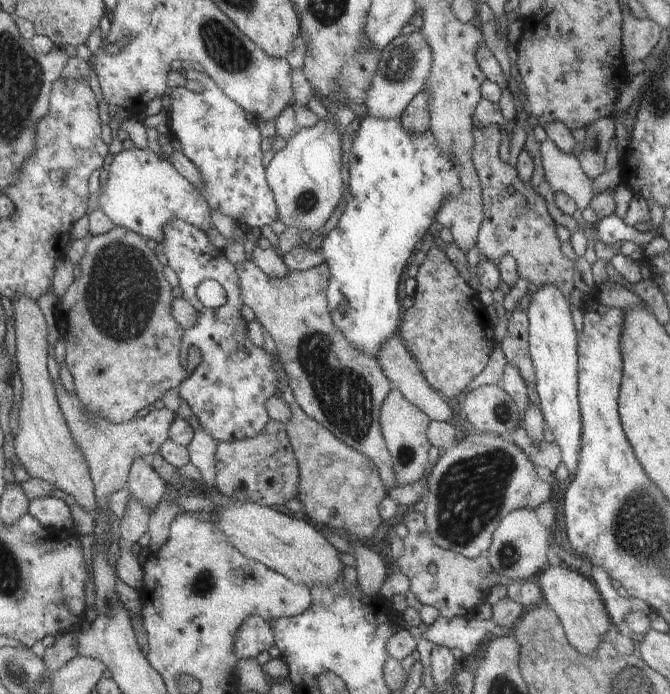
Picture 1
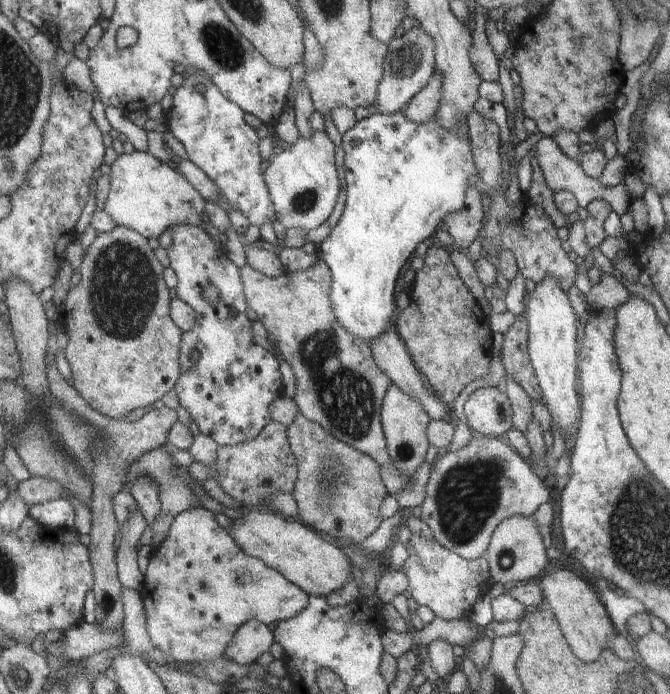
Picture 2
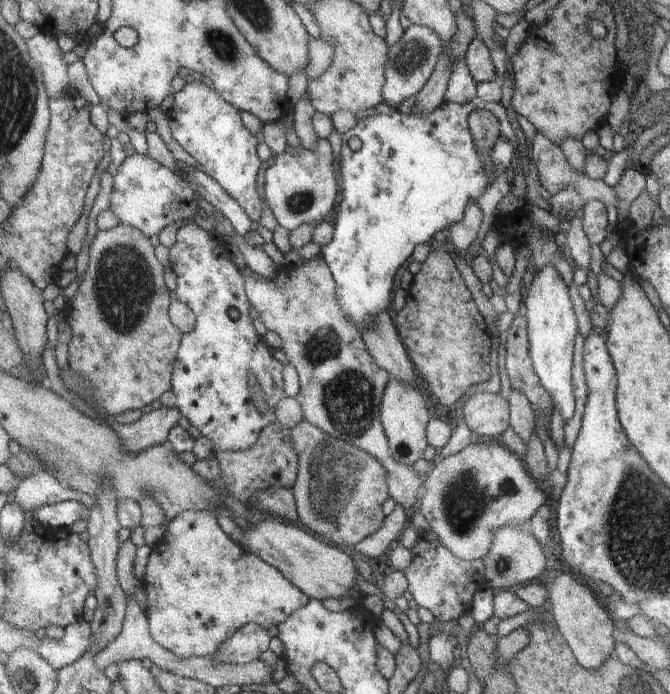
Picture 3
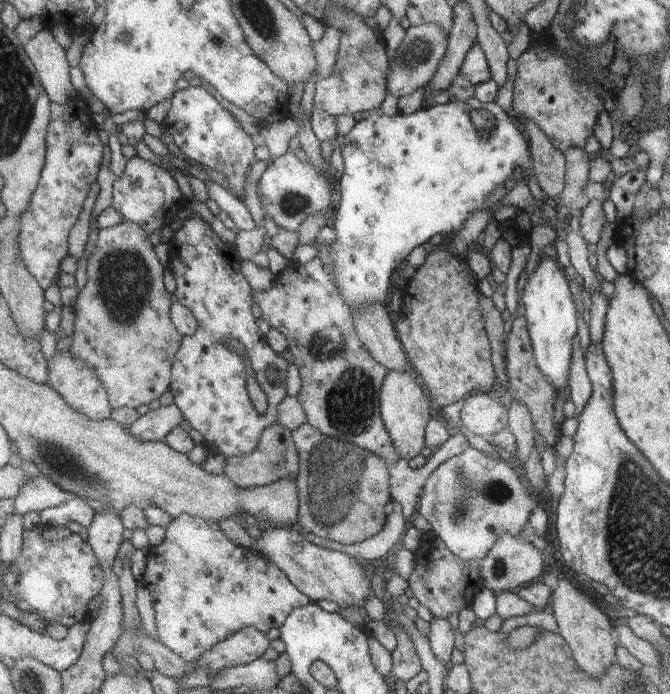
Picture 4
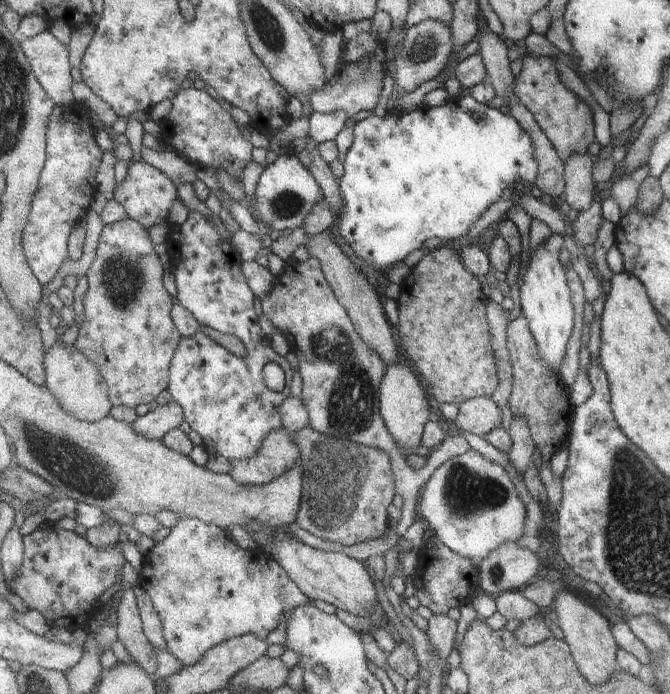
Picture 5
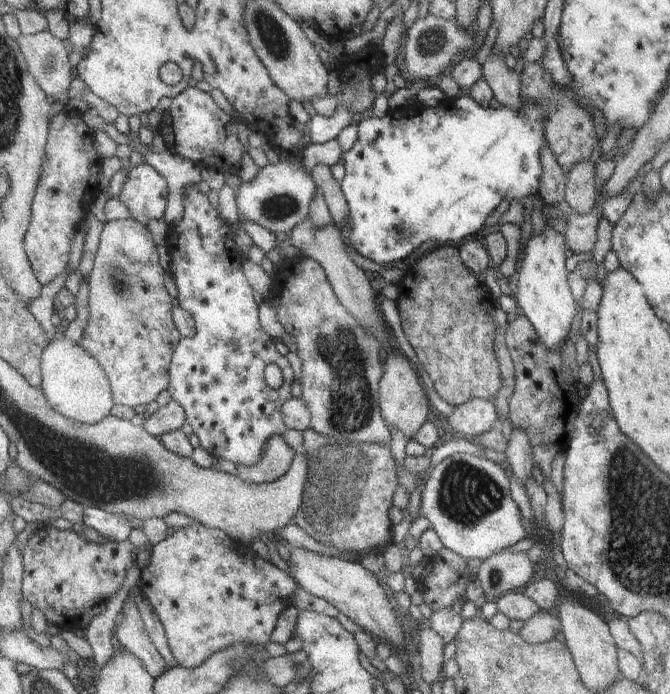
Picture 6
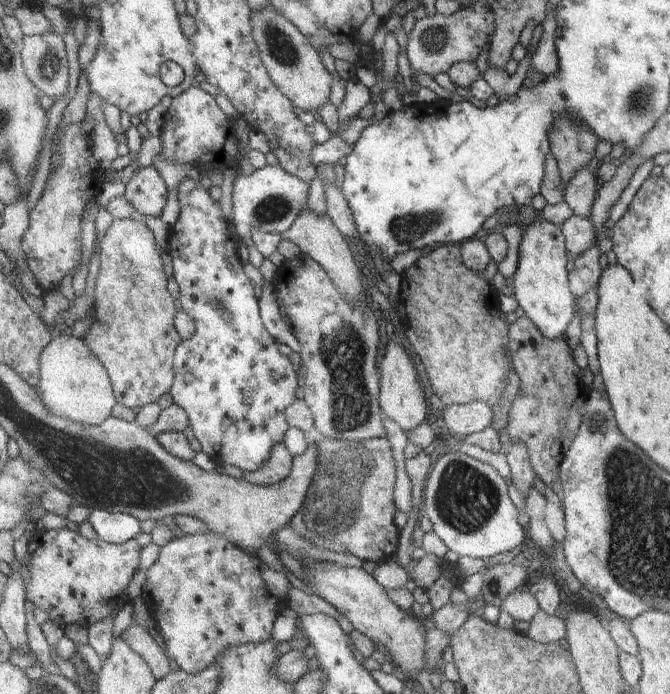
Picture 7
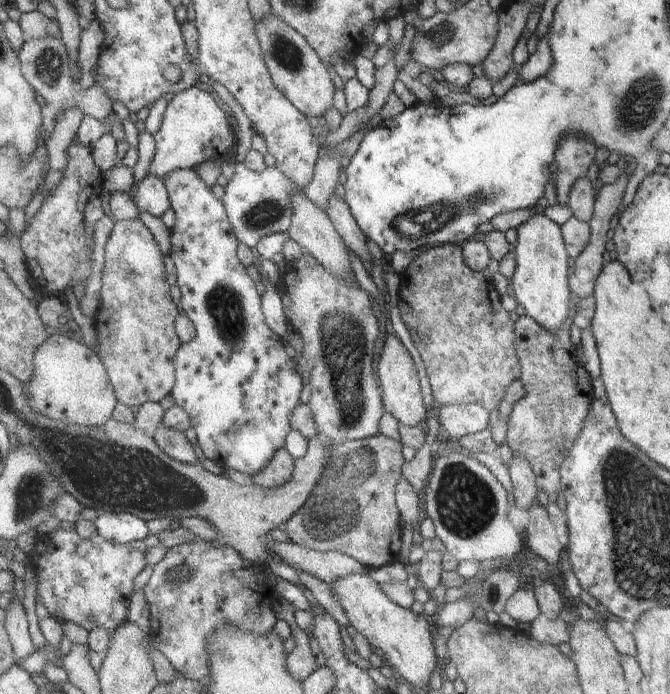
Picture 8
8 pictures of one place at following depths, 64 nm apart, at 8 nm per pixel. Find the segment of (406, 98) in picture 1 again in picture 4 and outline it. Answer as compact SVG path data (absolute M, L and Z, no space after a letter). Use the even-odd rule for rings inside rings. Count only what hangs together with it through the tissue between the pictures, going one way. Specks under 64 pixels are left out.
M432 23L411 25L406 29L404 39L394 52L394 60L389 64L389 73L387 74L388 94L400 98L406 96L406 94L412 94L425 84L429 84L447 51L447 38L447 32Z

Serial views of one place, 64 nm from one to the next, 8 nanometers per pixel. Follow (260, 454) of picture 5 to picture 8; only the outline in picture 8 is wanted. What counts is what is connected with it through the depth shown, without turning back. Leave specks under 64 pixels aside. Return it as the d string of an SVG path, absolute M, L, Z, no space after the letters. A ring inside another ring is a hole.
M280 448L274 452L274 458L260 472L251 476L255 485L267 488L276 488L286 484L292 478L294 460L286 448Z

